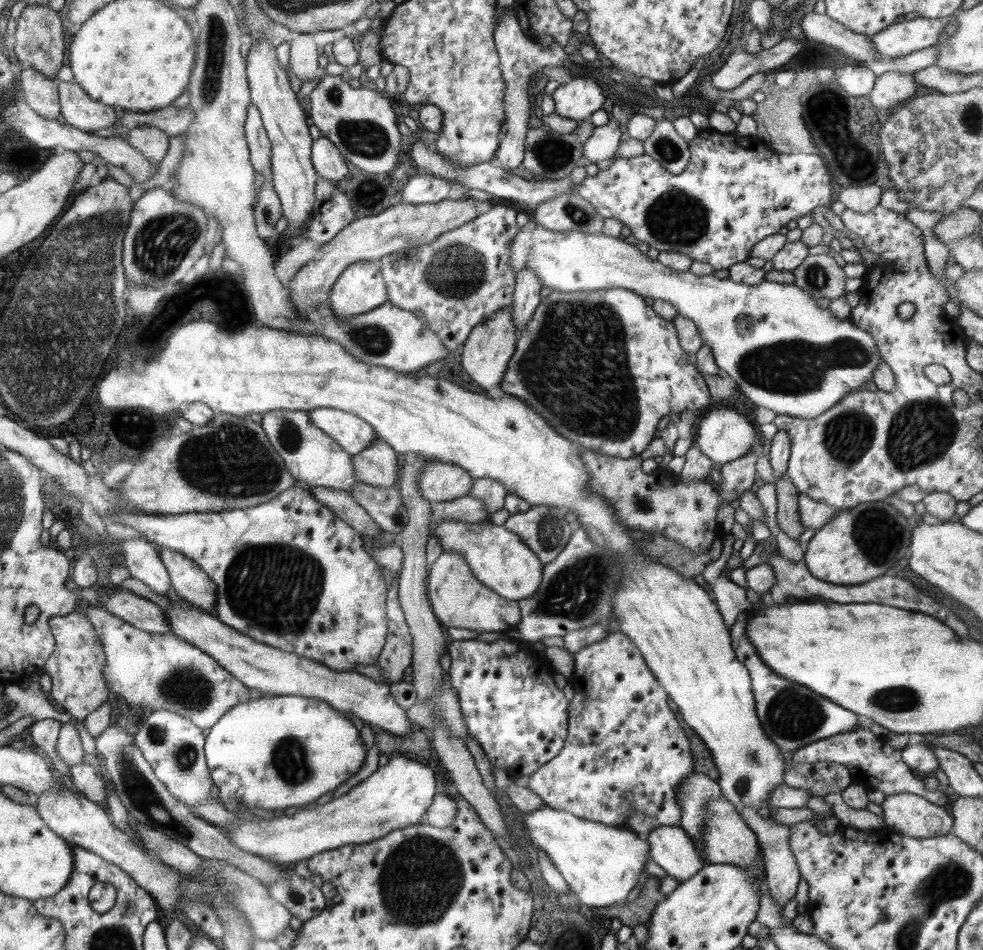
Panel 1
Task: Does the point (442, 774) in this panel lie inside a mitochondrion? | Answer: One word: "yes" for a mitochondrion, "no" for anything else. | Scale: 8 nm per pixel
no

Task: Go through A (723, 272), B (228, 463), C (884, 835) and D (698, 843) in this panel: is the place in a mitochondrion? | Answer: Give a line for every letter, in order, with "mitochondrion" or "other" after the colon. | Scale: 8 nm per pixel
A: other
B: mitochondrion
C: other
D: other

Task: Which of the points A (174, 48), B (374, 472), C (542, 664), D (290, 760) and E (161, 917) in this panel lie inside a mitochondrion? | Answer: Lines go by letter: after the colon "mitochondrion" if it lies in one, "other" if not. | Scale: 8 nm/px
A: other
B: other
C: other
D: mitochondrion
E: other

